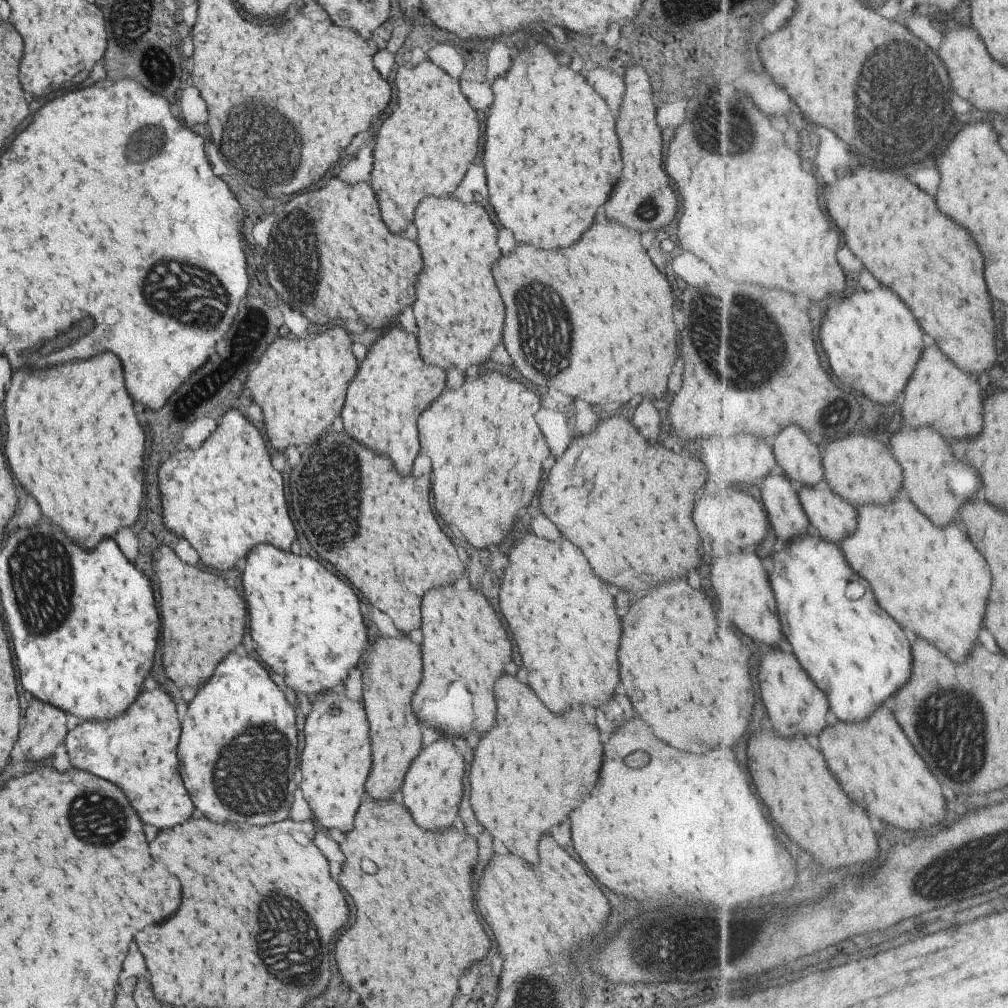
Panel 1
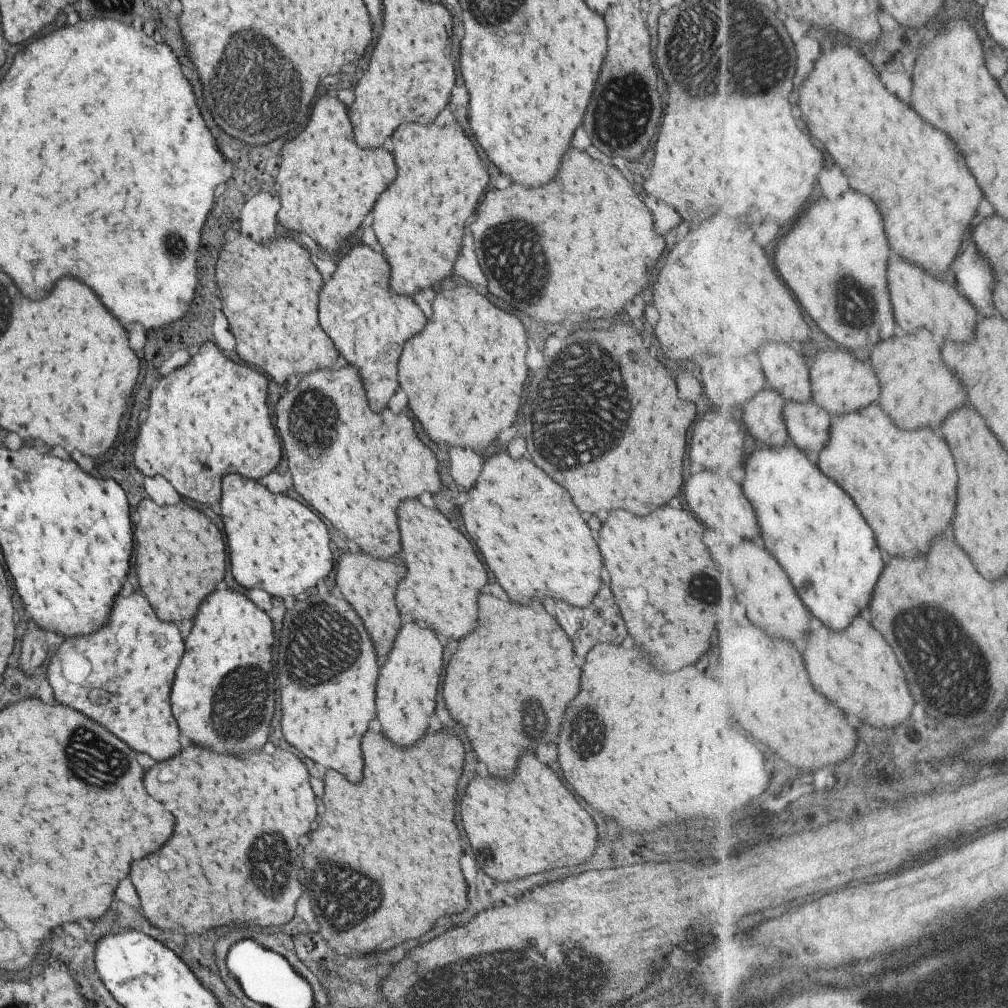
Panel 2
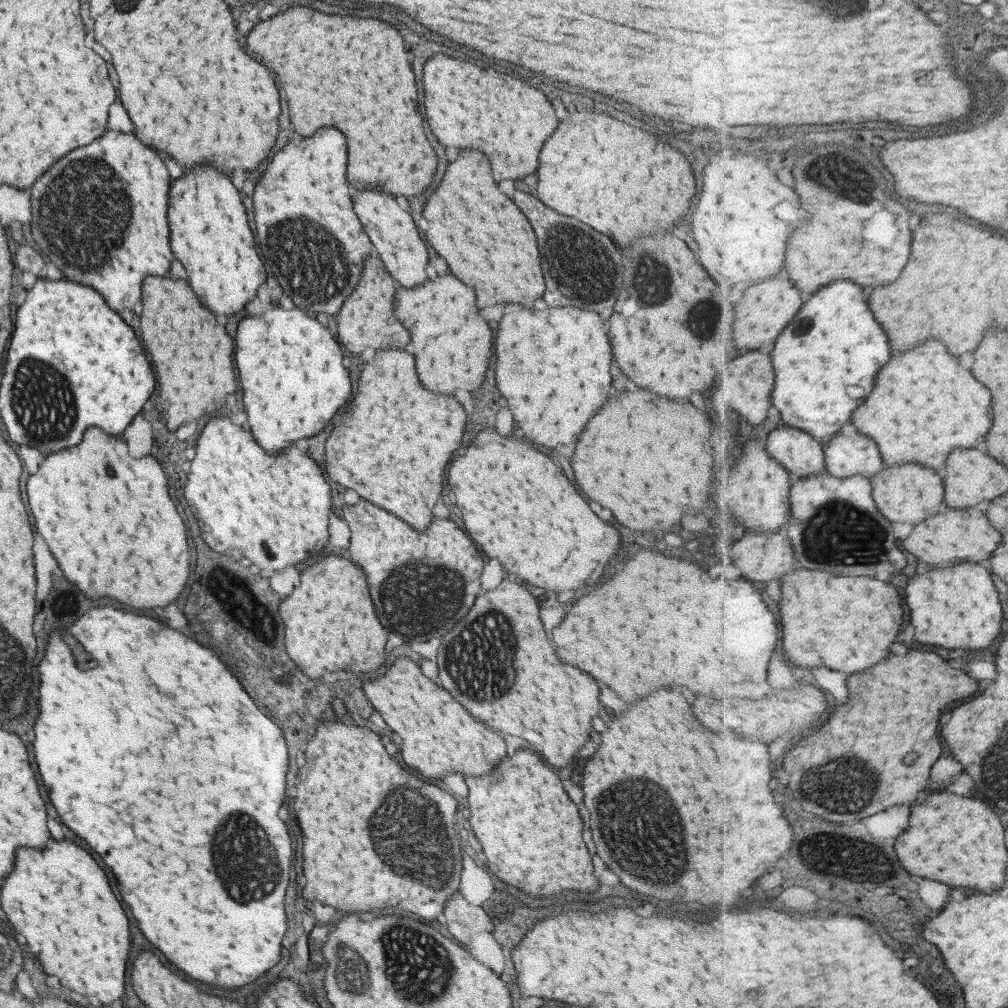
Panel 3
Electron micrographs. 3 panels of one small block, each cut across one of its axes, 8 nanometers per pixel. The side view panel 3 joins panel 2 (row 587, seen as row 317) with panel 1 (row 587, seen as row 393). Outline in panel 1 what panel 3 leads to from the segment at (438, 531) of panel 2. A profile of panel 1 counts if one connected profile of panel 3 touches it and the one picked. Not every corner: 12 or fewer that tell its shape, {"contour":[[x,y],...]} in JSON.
{"contour":[[477,590],[421,600],[417,720],[495,722],[511,644]]}

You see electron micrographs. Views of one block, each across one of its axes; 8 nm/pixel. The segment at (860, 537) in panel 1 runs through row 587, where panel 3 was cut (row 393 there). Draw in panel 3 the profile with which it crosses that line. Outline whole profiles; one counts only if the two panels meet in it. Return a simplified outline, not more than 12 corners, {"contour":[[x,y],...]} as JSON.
{"contour":[[943,342],[887,362],[853,422],[885,464],[939,468],[993,426]]}

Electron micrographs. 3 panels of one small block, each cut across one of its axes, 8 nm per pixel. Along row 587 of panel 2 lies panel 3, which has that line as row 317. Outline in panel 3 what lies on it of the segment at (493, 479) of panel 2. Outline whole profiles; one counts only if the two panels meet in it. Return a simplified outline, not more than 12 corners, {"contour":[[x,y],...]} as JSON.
{"contour":[[505,304],[495,388],[523,436],[573,442],[607,398],[603,322]]}

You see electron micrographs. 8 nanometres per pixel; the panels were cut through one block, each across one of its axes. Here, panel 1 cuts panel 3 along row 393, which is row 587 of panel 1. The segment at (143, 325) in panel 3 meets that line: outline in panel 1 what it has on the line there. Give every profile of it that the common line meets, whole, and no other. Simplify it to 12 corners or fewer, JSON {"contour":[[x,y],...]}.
{"contour":[[153,552],[163,672],[197,688],[241,642],[223,578]]}

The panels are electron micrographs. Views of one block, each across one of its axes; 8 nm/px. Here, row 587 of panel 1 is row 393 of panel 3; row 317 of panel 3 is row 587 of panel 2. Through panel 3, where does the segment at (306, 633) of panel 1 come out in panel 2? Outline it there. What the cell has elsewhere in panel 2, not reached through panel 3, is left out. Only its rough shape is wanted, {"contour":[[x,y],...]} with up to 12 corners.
{"contour":[[239,474],[221,480],[231,574],[299,596],[333,562],[325,524]]}

